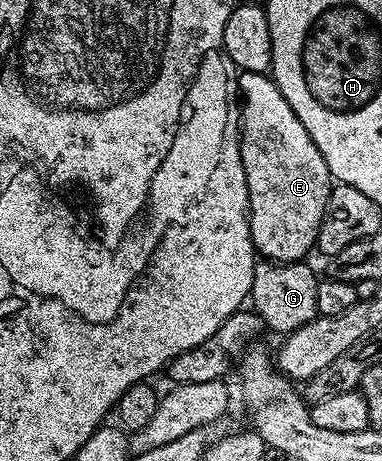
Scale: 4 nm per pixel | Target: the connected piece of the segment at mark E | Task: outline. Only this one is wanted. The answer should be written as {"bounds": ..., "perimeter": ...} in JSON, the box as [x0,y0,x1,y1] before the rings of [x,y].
{"bounds":[237,71,332,263],"perimeter":[[[243,71],[237,76],[240,103],[242,99],[242,119],[240,115],[240,142],[244,177],[248,181],[250,194],[250,236],[254,250],[263,260],[275,263],[297,263],[307,258],[306,254],[315,250],[318,241],[320,221],[328,205],[332,176],[320,149],[308,137],[308,129],[300,125],[300,117],[292,113],[292,105],[284,101],[284,93],[266,73]]]}

